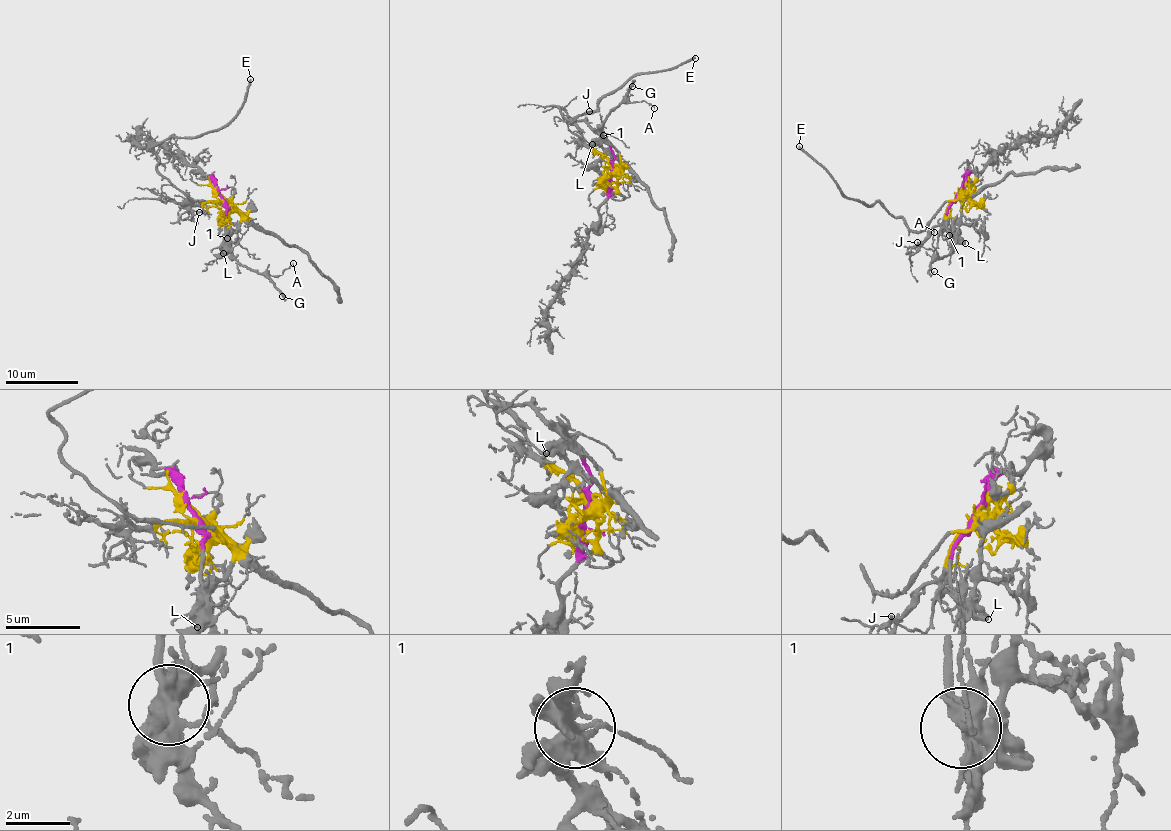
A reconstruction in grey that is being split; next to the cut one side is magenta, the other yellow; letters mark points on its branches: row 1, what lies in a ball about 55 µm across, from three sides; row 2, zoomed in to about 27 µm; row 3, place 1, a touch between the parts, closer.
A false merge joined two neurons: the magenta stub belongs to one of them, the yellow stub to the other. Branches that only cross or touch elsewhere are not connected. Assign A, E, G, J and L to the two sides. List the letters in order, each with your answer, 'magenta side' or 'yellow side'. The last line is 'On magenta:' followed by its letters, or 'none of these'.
A: magenta side
E: yellow side
G: magenta side
J: yellow side
L: yellow side
On magenta: A, G

